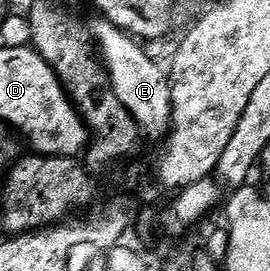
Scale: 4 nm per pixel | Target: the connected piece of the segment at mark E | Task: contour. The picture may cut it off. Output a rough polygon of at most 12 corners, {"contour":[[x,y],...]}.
{"contour":[[108,20],[93,37],[111,88],[146,139],[173,124],[171,84]]}

